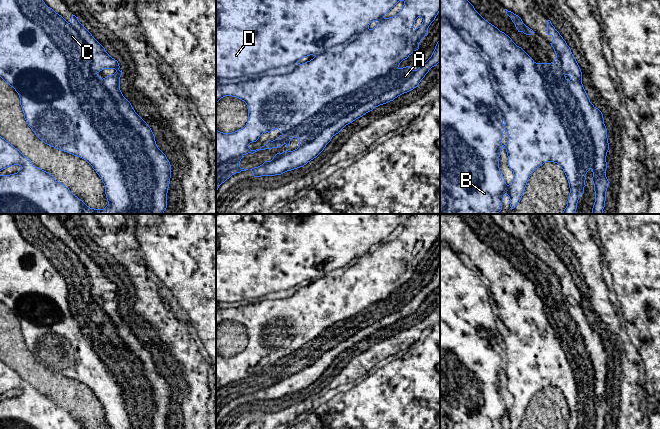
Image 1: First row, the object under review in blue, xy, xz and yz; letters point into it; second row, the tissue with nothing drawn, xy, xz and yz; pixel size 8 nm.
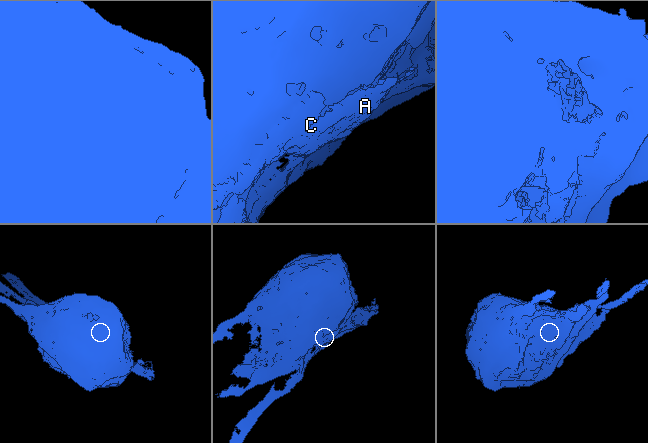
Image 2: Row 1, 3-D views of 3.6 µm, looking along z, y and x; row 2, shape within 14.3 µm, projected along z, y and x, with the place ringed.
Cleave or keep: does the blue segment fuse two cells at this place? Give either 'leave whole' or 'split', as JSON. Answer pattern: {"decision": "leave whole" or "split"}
{"decision": "split"}

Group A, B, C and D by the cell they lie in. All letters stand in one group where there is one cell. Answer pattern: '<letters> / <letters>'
A C / B D

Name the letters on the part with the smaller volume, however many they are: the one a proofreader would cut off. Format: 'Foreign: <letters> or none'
Foreign: A, C

